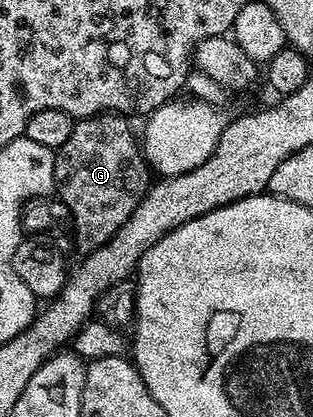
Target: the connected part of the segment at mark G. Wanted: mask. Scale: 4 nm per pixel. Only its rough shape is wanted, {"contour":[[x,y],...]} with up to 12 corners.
{"contour":[[126,117],[78,119],[53,186],[82,253],[145,197],[151,168]]}

